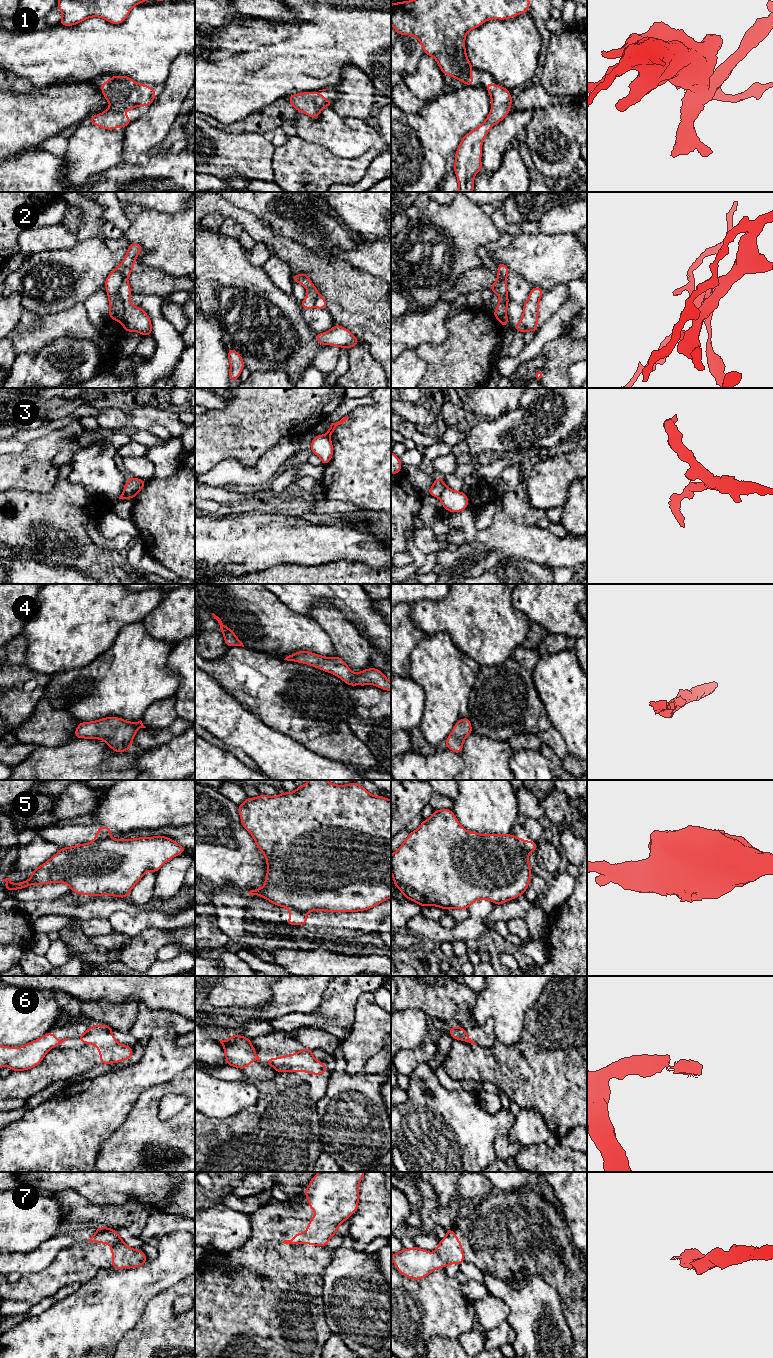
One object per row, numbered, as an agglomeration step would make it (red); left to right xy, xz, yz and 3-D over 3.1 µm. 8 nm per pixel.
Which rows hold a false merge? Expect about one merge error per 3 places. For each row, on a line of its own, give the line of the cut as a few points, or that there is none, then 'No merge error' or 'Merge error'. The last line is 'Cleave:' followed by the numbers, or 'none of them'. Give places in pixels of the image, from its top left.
1: No split. No merge error
2: Split along xy (133, 266), (125, 269), (119, 289), (124, 308), (120, 321). Merge error
3: Split along yz (445, 486), (438, 497). Merge error
4: No split. No merge error
5: Split along xy (111, 837), (94, 843), (91, 842). Merge error
6: Split along xz (256, 1055), (254, 1058). Merge error
7: No split. No merge error
Cleave: 2, 3, 5, 6

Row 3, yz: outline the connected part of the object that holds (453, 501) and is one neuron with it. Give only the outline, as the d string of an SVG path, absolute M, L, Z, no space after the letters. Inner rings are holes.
M444 487L439 499L443 508L452 513L461 512L468 508L468 496L462 491L453 491L450 487Z

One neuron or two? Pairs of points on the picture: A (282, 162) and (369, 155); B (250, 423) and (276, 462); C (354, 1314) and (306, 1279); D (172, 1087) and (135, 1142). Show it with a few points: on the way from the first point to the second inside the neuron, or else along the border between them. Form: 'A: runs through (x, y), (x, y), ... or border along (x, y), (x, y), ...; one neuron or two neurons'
A: runs through (304, 166), (347, 166); one neuron
B: border along (288, 437), (282, 437), (251, 466); two neurons
C: border along (327, 1267), (323, 1276), (323, 1313); two neurons
D: runs through (157, 1095), (146, 1107), (143, 1127); one neuron

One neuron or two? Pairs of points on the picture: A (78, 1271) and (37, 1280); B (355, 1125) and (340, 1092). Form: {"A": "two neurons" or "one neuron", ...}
{"A": "one neuron", "B": "one neuron"}

